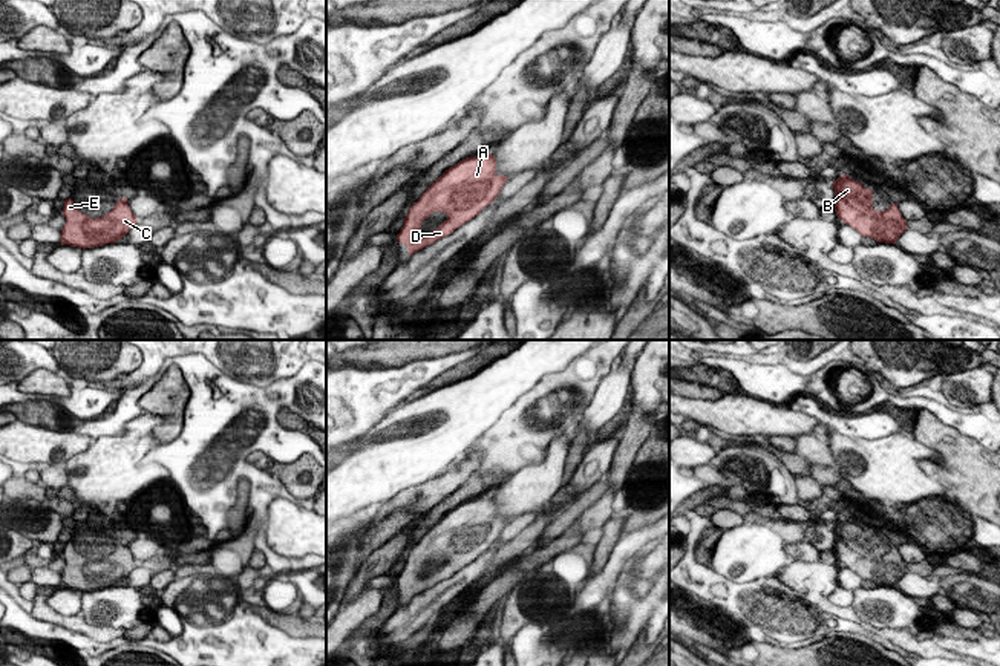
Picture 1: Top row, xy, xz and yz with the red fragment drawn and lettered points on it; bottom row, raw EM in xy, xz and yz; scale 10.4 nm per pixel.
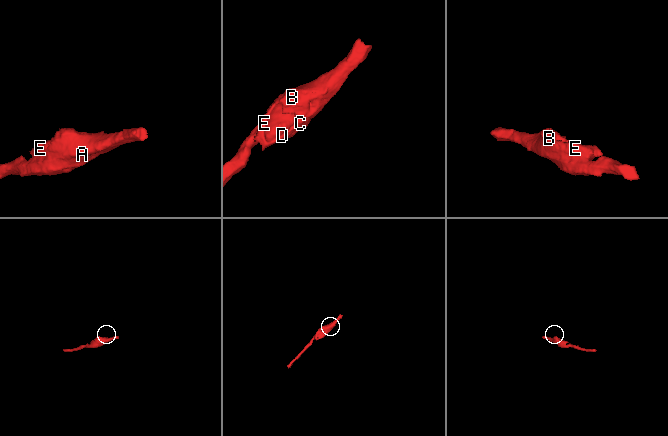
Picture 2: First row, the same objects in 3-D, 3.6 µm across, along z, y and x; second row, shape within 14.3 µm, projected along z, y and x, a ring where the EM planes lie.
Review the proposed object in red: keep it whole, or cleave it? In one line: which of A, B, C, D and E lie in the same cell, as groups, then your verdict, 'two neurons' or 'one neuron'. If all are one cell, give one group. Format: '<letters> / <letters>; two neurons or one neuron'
A B C D E; one neuron

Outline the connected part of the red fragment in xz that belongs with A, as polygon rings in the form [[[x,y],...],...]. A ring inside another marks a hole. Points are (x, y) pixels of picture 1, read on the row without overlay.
[[[490,496],[466,501],[446,513],[410,550],[397,577],[398,586],[404,586],[412,599],[478,559],[508,524],[495,514],[496,502]],[[435,554],[446,556],[447,562],[433,574],[421,577],[423,563]]]

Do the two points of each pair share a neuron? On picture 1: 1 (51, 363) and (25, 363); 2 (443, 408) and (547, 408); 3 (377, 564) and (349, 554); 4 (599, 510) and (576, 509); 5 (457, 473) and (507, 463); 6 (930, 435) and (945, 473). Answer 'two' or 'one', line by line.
1: one
2: two
3: two
4: two
5: two
6: one

